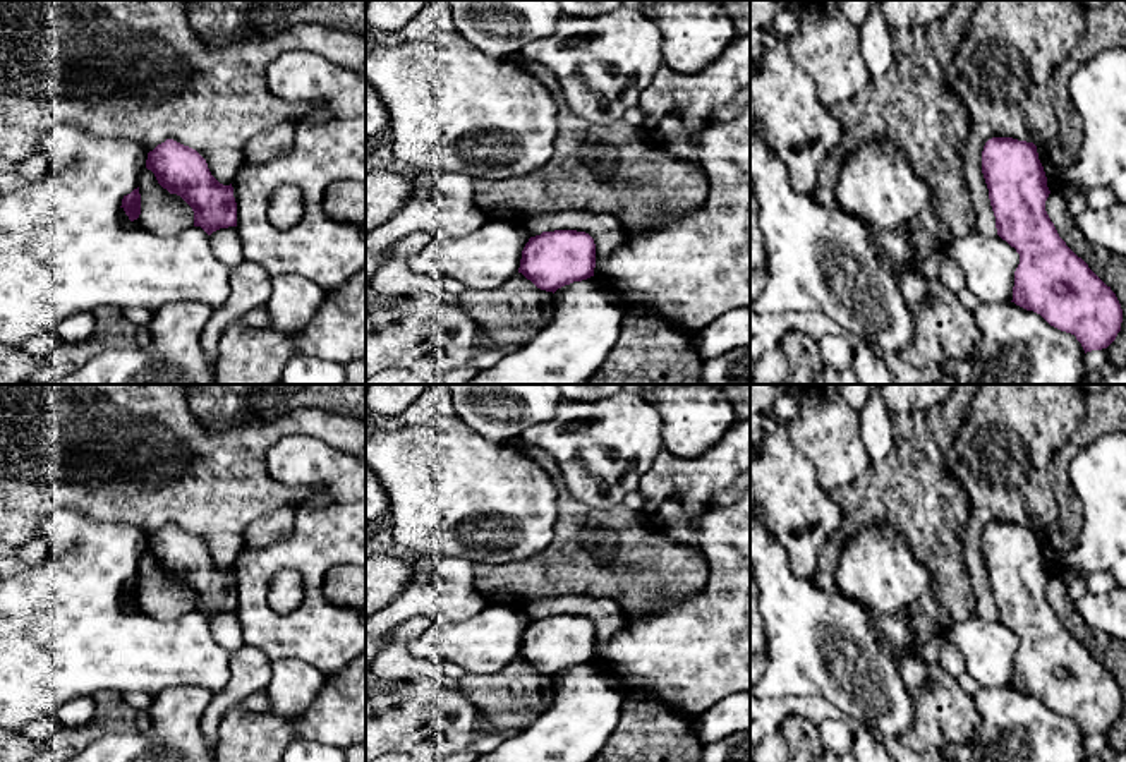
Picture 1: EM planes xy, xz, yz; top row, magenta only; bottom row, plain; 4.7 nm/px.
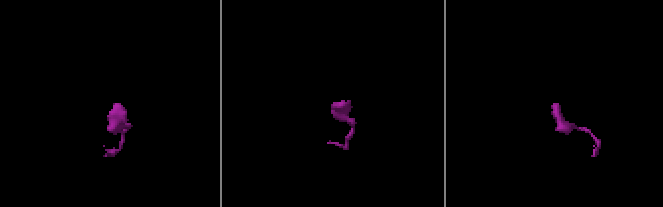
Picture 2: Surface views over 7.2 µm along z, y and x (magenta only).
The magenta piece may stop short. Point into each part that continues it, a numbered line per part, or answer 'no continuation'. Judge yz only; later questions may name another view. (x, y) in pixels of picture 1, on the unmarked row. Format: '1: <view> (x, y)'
no continuation

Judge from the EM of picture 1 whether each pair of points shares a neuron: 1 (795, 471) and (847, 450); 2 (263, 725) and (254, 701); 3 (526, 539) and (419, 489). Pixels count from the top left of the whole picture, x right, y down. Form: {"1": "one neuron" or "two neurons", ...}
{"1": "two neurons", "2": "two neurons", "3": "one neuron"}

